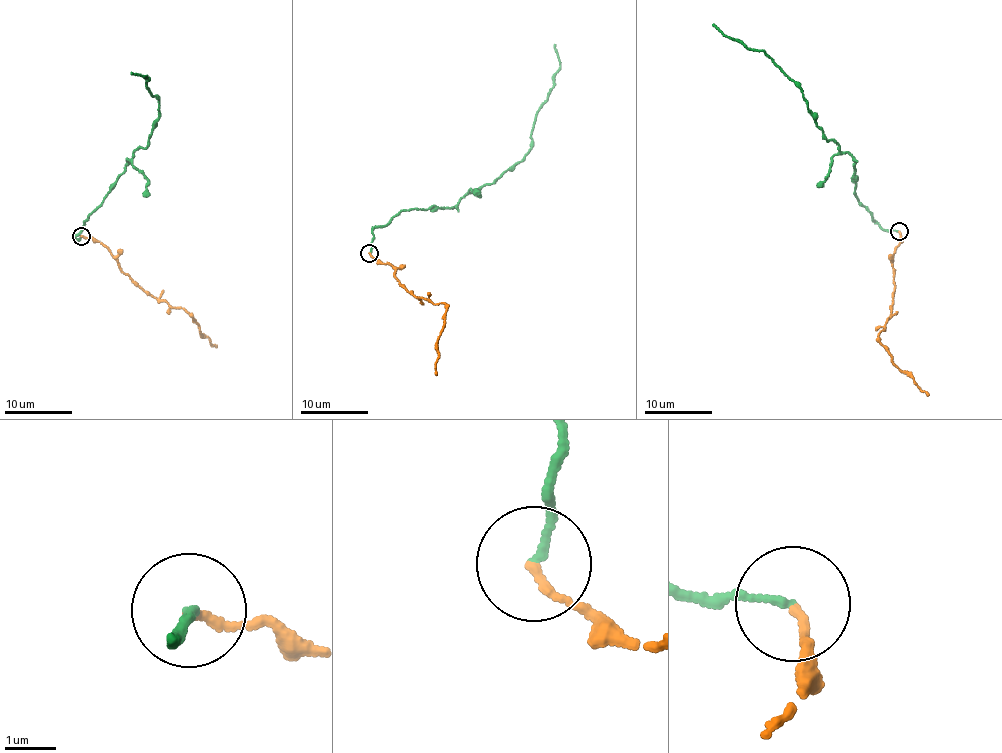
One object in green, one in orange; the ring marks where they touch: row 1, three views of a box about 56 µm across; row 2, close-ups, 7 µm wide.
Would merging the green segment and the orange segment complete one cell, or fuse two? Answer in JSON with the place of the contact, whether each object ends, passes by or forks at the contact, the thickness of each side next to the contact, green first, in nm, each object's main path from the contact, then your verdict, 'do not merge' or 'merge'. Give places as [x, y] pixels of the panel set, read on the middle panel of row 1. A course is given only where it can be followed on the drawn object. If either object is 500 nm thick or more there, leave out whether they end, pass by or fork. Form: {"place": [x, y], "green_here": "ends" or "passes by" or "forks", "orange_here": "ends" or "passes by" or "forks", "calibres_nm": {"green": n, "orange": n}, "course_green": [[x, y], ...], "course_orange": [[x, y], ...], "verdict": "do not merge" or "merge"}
{"place": [369, 253], "green_here": "ends", "orange_here": "ends", "calibres_nm": {"green": 140, "orange": 170}, "course_green": [[370, 253], [372, 231], [401, 211], [450, 208], [523, 160], [538, 110], [547, 100], [559, 69], [555, 44]], "course_orange": [[370, 253], [394, 268], [396, 277], [414, 295], [439, 305], [444, 303], [446, 311], [437, 339], [436, 375]], "verdict": "do not merge"}

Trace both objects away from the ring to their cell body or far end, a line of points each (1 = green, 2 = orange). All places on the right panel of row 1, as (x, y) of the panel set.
1: (899, 232), (880, 227), (859, 200), (854, 159), (825, 139), (803, 92), (772, 57), (723, 36), (713, 24)
2: (899, 232), (892, 263), (891, 311), (884, 331), (878, 335), (892, 360), (911, 374), (928, 396)

